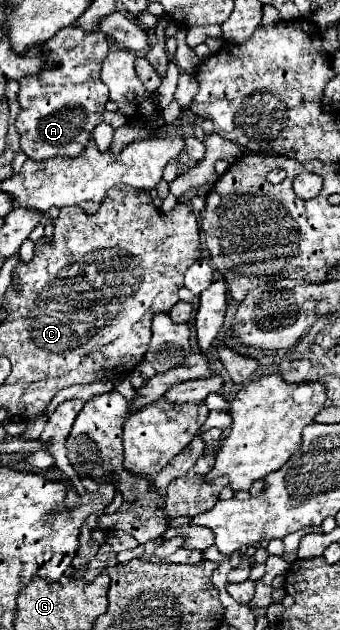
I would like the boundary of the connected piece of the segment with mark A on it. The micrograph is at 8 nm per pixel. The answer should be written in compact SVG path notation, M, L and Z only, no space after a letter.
M75 26L61 28L53 40L43 42L39 46L43 54L51 56L43 64L43 72L35 76L27 76L19 80L19 104L21 112L17 116L17 130L21 134L21 150L31 158L31 160L47 160L53 156L77 156L89 142L93 128L103 120L103 110L109 100L109 90L101 82L101 64L107 58L109 52L109 42L101 32L85 32Z

